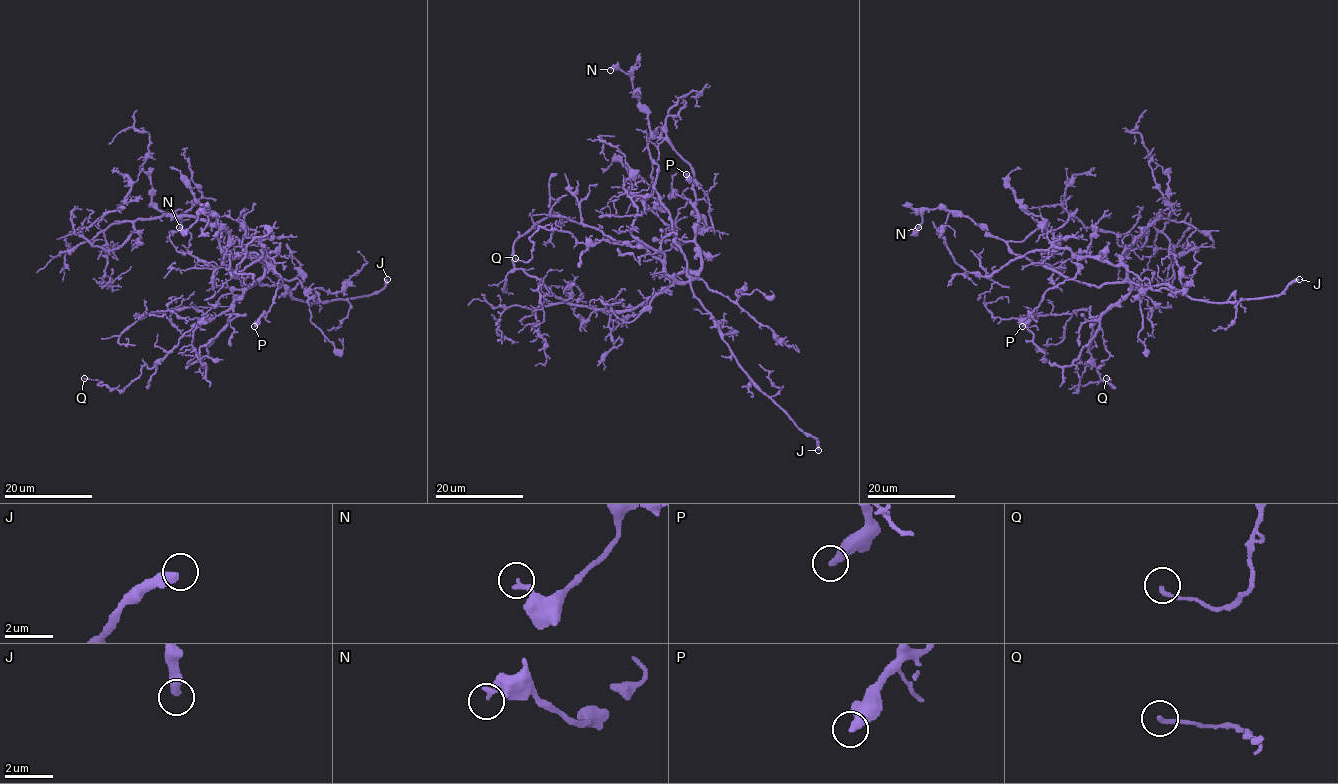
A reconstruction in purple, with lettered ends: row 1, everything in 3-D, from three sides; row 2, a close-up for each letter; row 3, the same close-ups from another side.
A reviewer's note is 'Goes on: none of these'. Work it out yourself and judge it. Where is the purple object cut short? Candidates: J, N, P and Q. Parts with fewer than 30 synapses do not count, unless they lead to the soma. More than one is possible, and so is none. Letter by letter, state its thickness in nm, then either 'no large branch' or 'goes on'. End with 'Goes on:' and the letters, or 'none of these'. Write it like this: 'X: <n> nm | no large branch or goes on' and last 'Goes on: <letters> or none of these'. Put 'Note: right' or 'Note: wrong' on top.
Note: wrong
J: 440 nm | goes on
N: 190 nm | no large branch
P: 400 nm | no large branch
Q: 170 nm | no large branch
Goes on: J

